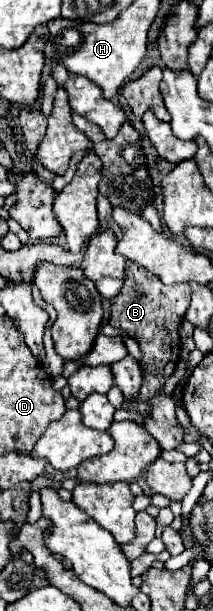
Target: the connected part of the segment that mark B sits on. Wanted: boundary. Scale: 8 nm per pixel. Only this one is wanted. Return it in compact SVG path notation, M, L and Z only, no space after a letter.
M127 263L127 277L125 283L109 303L111 303L111 317L109 325L133 337L143 353L141 371L143 383L135 399L127 399L127 403L147 403L149 411L143 415L145 429L159 441L163 449L175 449L183 441L183 429L175 417L175 401L171 395L163 393L167 379L177 369L177 361L181 355L181 339L179 339L179 325L183 315L189 307L191 289L187 283L165 285L159 277L151 275L145 267L137 263Z

